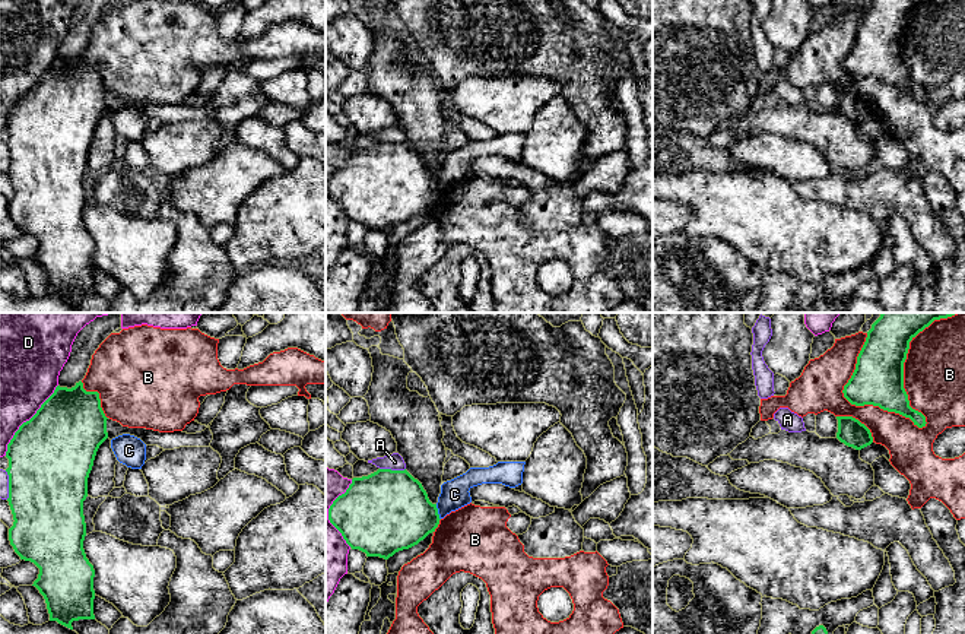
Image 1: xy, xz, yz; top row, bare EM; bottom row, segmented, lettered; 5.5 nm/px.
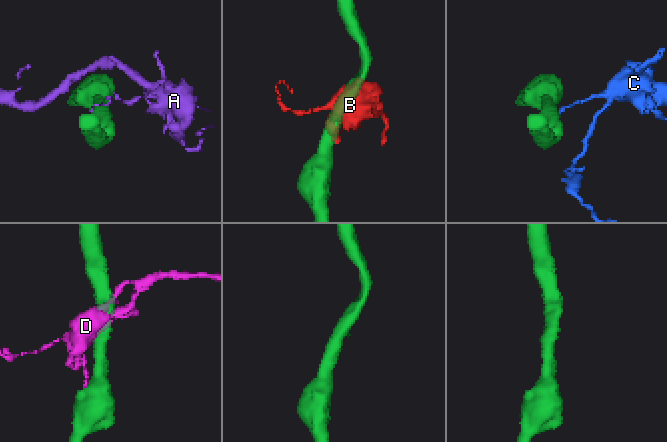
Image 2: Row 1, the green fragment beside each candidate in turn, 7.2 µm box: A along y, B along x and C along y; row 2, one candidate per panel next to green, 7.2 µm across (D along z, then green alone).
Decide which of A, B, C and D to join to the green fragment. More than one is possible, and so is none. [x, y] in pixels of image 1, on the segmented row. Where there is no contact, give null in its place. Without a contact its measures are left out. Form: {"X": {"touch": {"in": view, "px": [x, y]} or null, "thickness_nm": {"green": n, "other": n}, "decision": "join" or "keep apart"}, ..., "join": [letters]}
{"A": {"touch": {"in": "xz", "px": [393, 471]}, "thickness_nm": {"green": 460, "other": 90}, "decision": "keep apart"}, "B": {"touch": {"in": "yz", "px": [908, 402]}, "thickness_nm": {"green": 280, "other": 340}, "decision": "keep apart"}, "C": {"touch": {"in": "xz", "px": [437, 512]}, "thickness_nm": {"green": 440, "other": 160}, "decision": "keep apart"}, "D": {"touch": {"in": "xy", "px": [27, 421]}, "thickness_nm": {"green": 460, "other": 320}, "decision": "keep apart"}, "join": []}

